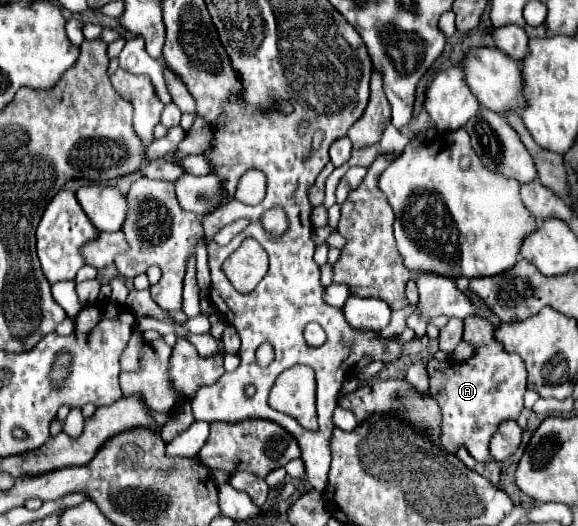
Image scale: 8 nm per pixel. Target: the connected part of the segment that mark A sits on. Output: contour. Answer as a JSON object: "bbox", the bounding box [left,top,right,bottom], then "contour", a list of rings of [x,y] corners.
{"bbox":[428,316,528,462],"contour":[[[468,316],[464,322],[464,340],[474,346],[474,356],[470,360],[446,364],[436,360],[428,362],[430,392],[434,394],[434,400],[442,412],[440,444],[452,452],[464,444],[474,460],[490,462],[492,458],[488,454],[488,442],[494,434],[494,428],[498,428],[502,420],[516,420],[524,408],[528,372],[524,360],[518,354],[504,352],[502,344],[494,336],[494,326],[488,320]]]}

